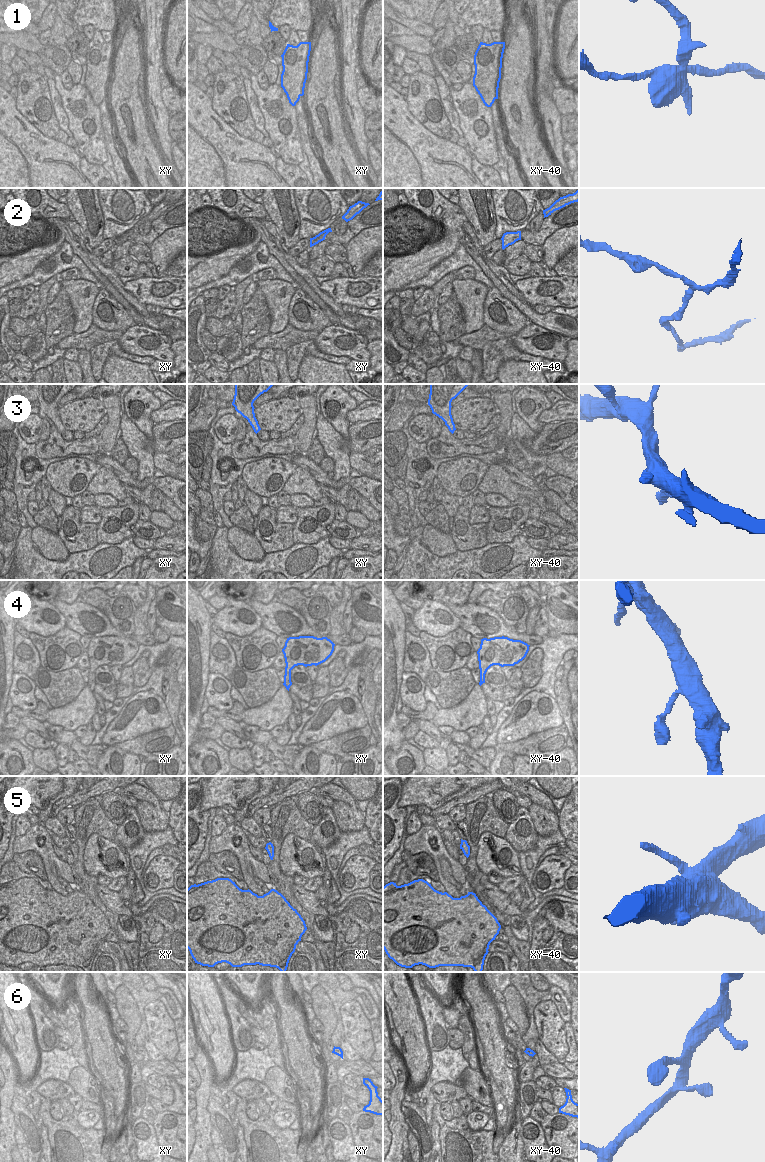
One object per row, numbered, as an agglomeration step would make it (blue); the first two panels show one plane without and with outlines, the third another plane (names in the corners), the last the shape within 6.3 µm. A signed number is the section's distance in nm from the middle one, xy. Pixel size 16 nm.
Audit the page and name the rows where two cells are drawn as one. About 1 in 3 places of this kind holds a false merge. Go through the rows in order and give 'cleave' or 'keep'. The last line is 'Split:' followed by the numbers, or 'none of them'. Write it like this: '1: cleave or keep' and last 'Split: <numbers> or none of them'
1: cleave
2: cleave
3: keep
4: keep
5: cleave
6: keep
Split: 1, 2, 5

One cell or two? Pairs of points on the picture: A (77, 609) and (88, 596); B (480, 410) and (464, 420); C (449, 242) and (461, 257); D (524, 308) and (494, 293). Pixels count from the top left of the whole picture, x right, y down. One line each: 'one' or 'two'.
A: two
B: one
C: two
D: two

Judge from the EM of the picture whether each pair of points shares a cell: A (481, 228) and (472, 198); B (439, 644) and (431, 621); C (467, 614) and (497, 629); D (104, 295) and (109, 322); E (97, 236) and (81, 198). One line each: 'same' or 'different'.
A: same
B: different
C: same
D: same
E: same

